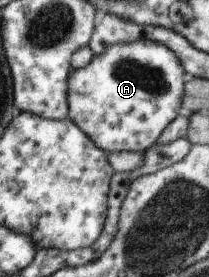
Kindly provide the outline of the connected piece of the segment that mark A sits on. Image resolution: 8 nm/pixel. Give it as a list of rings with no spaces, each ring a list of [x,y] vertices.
[[[136,40],[132,43],[122,42],[121,44],[107,45],[107,48],[100,55],[94,54],[91,61],[81,68],[71,69],[69,76],[67,77],[67,106],[68,115],[78,127],[100,148],[106,153],[114,152],[138,152],[144,153],[148,150],[158,136],[164,131],[164,128],[173,120],[176,116],[182,112],[181,103],[185,92],[185,83],[188,75],[185,73],[184,66],[177,55],[166,47],[164,44],[158,44],[156,40]]]

